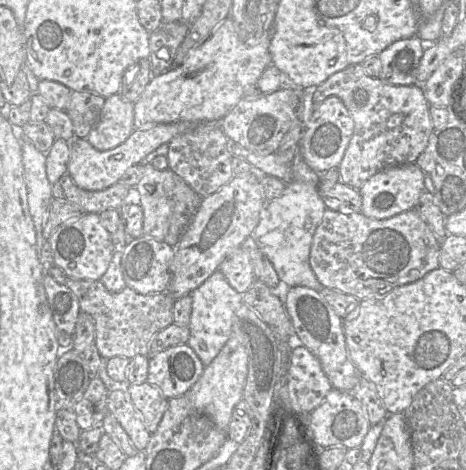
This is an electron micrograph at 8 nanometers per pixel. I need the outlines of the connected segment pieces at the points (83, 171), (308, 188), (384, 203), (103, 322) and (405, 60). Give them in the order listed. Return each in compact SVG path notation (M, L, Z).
M177 121L173 123L145 124L135 128L125 142L106 151L95 149L87 139L75 137L69 142L70 159L68 174L81 189L102 191L121 179L126 170L140 164L144 158L162 144L168 144L173 138L192 130L200 123Z
M298 147L298 151L295 154L294 159L291 163L291 171L292 171L291 181L289 183L287 183L286 189L282 193L282 195L279 196L278 198L273 199L273 200L266 201L266 204L263 208L263 210L261 211L261 219L259 220L259 223L257 224L257 226L254 229L251 236L253 237L254 241L259 246L259 248L262 250L262 252L268 257L268 259L272 263L281 282L284 282L284 284L286 284L288 287L304 286L304 287L314 289L319 292L324 286L318 281L317 277L315 276L315 274L310 266L310 251L311 251L314 233L315 233L317 227L319 226L319 224L321 223L324 212L327 209L325 203L323 202L323 200L321 199L320 194L319 194L319 175L320 174L313 171L305 163L305 161L302 158L302 155L299 151L299 147Z
M416 163L393 165L377 172L361 186L360 212L370 218L387 219L412 209L424 191L424 171Z
M68 279L66 286L76 295L80 311L89 314L95 325L94 344L104 359L136 355L149 356L153 337L173 322L174 299L168 293L141 295L126 286L120 292L111 292L100 280Z
M418 35L400 39L381 53L380 79L392 85L414 85L417 83L417 69L424 50Z

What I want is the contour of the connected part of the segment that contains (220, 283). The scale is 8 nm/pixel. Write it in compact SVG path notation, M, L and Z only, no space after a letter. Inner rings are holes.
M216 270L192 293L192 311L187 344L204 366L208 366L232 336L232 324L236 311L244 303L243 296L233 289L220 270Z

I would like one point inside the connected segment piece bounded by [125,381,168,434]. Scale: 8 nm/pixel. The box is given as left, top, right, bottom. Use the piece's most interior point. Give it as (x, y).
(151, 404)

